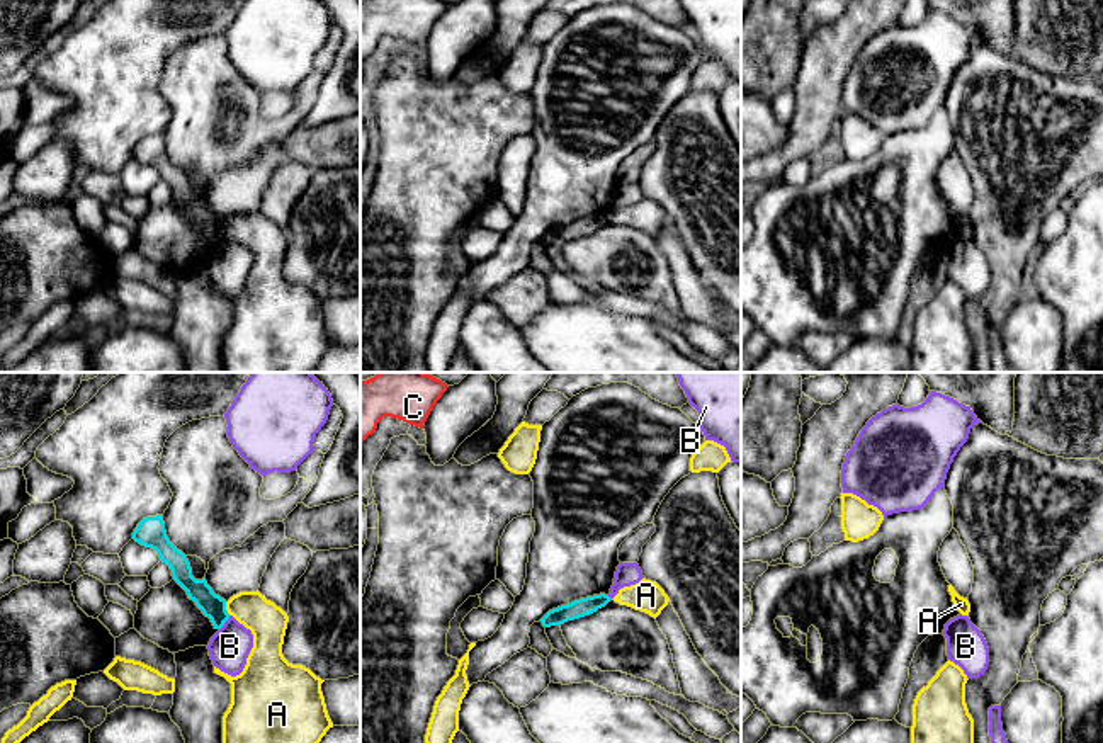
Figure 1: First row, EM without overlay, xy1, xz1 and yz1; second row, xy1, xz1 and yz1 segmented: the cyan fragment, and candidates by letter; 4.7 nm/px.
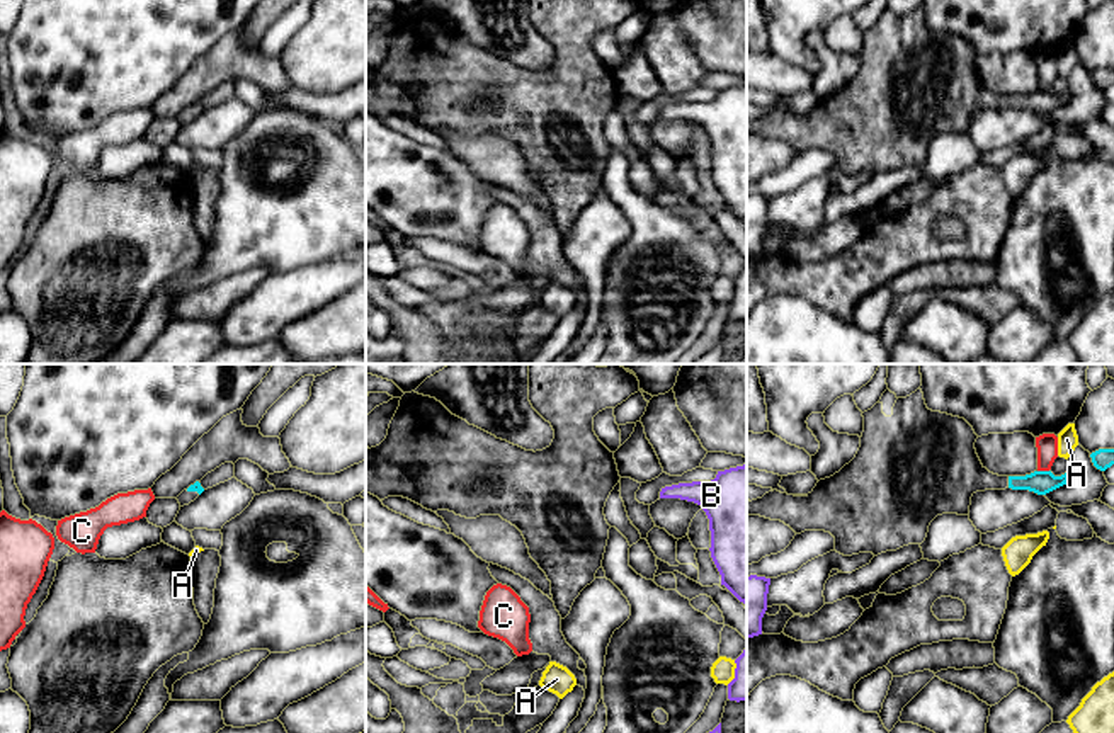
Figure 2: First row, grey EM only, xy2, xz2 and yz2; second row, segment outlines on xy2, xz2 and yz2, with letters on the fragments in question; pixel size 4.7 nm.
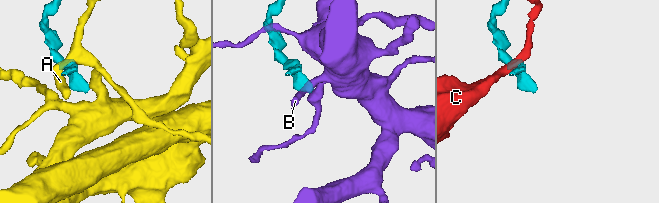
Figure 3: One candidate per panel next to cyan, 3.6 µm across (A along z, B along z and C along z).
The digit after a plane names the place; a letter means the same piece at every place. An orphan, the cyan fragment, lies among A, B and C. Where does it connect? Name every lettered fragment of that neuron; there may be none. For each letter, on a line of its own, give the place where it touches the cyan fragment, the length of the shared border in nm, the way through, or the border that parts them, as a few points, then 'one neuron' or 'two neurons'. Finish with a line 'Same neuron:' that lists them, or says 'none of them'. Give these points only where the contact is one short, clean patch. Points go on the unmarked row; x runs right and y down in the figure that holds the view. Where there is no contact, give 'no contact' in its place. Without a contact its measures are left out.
A: meets cyan in xy1 at (225, 228); contact 70 nm long; two neurons
B: meets cyan in xy1 at (225, 240); contact 90 nm long; border along xy1 (230, 235), (220, 249); two neurons
C: meets cyan in yz2 at (1043, 90); contact 60 nm long; border along yz2 (1038, 89), (1048, 90); two neurons
Same neuron: none of them

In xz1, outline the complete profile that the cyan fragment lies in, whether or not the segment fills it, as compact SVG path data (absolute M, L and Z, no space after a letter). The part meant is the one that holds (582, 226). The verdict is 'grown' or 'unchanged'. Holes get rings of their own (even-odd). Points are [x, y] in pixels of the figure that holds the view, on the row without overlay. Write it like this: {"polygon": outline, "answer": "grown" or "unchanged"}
{"polygon": "M605 213L574 219L568 224L549 230L542 238L544 247L561 245L568 240L574 240L597 231L605 226L612 218Z", "answer": "unchanged"}

